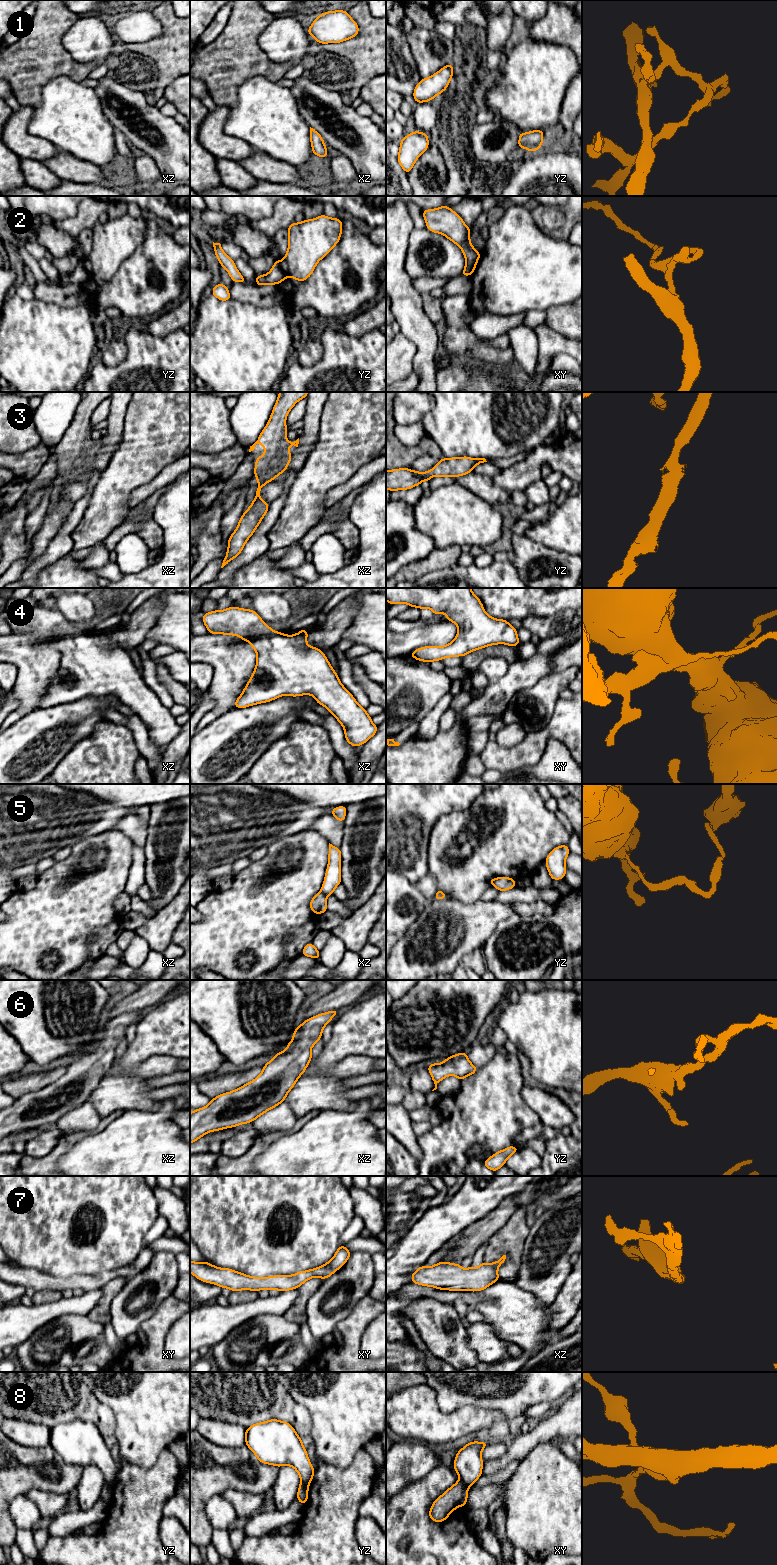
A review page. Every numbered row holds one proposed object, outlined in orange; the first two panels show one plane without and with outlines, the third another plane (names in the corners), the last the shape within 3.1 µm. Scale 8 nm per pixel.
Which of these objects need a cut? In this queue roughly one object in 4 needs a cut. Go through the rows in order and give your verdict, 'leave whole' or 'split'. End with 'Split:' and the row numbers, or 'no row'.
1: leave whole
2: split
3: leave whole
4: leave whole
5: split
6: leave whole
7: leave whole
8: split
Split: 2, 5, 8

